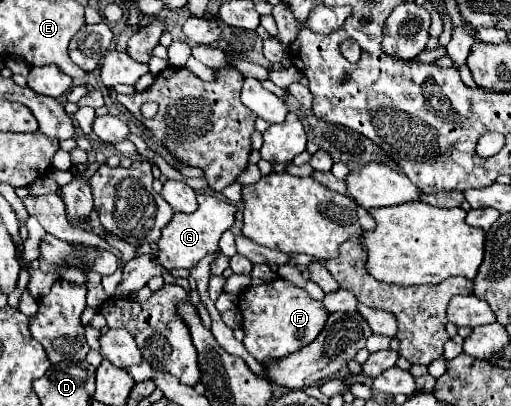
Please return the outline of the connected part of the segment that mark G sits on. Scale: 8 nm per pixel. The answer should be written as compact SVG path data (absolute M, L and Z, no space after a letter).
M200 192L198 194L198 210L194 214L174 214L170 224L162 230L162 238L158 240L158 262L166 270L180 270L186 268L190 270L196 266L206 254L214 254L218 250L218 238L224 230L228 230L234 224L234 214L236 206L210 194L210 192Z

